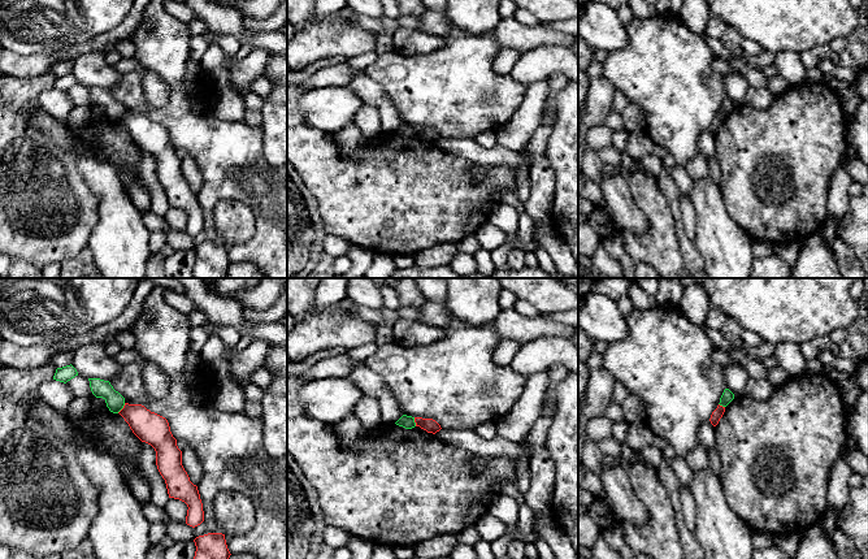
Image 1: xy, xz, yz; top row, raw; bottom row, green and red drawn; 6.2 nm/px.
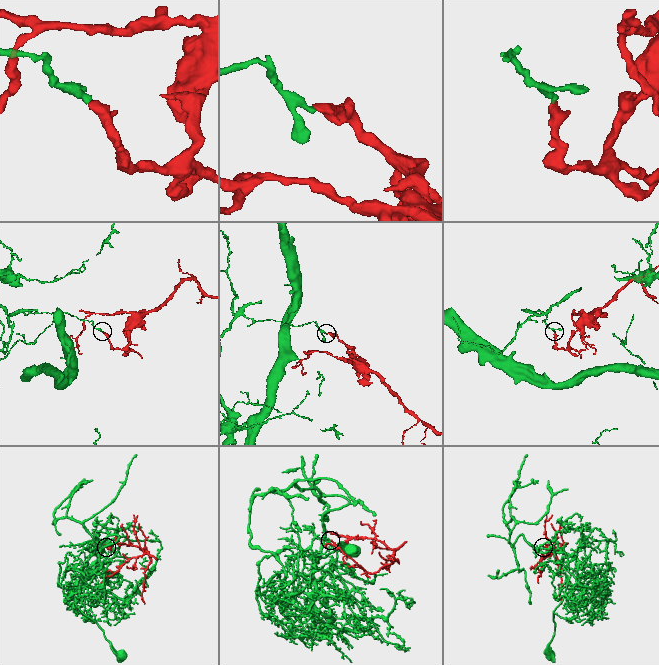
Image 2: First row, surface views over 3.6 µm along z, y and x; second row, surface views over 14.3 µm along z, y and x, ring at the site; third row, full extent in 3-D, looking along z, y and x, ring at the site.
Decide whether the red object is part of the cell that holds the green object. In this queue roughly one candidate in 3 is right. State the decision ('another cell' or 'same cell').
another cell

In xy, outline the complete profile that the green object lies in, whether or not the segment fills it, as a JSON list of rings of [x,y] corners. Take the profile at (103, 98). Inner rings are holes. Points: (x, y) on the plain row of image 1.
[[[88,87],[92,103],[103,107],[110,121],[118,122],[125,114],[125,107],[113,98],[109,90]]]

